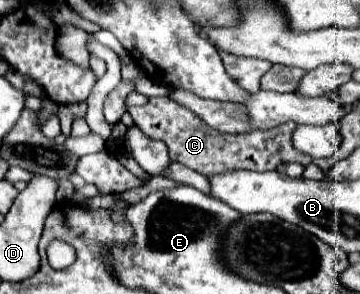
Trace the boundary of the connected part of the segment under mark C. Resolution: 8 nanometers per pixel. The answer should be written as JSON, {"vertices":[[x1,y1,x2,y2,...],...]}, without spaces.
{"vertices":[[169,96,149,98,143,106,129,108,133,122,151,138,163,140,168,147,169,158,173,162,179,162,199,174,213,176,227,170,255,170,255,172,267,172,275,170,279,164,283,164,283,148,285,148,285,162,299,162,307,166,313,158,295,150,291,144,291,134,297,124,287,122,271,130,255,130,249,134,223,134,219,130,209,128,203,120,197,120,189,108,185,108]]}

